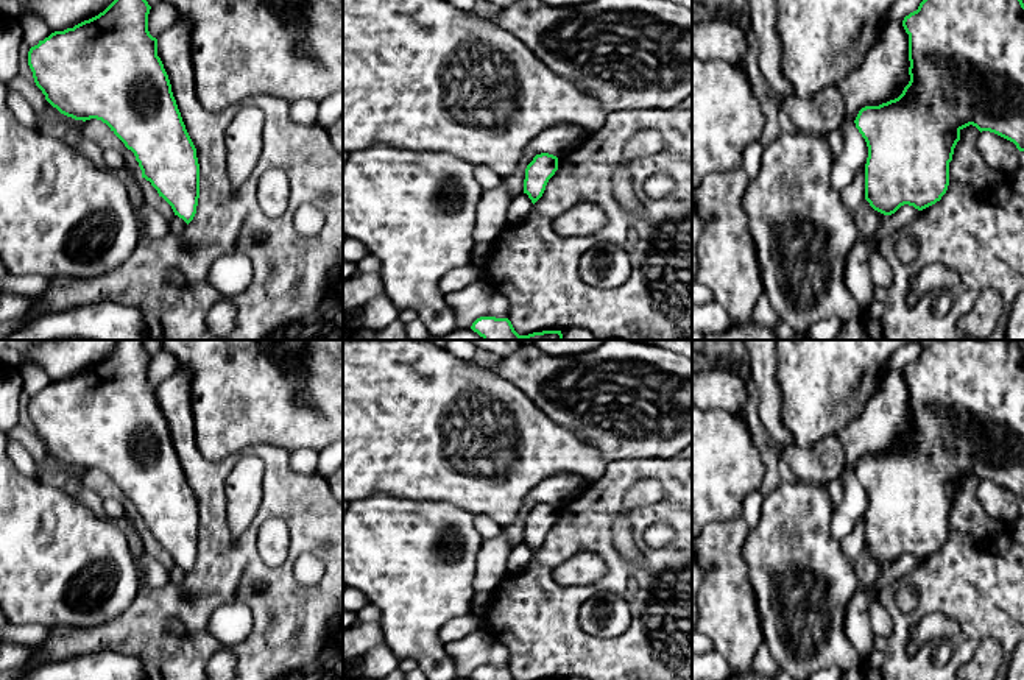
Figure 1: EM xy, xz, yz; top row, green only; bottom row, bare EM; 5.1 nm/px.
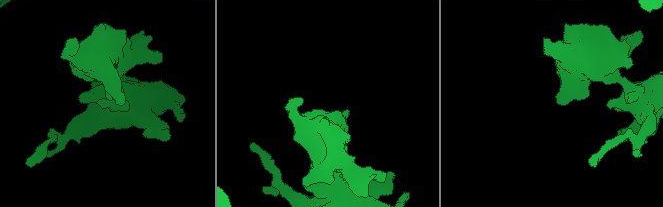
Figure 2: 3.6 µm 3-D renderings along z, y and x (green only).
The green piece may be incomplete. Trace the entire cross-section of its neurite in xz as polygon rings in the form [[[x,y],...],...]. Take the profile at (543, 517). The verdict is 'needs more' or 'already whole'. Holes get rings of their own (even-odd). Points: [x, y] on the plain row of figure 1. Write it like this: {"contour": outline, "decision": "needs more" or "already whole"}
{"contour": [[[541,502],[525,518],[524,543],[535,554],[544,543],[549,529],[558,519],[558,507],[549,502]]], "decision": "already whole"}

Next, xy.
{"contour": [[[117,340],[115,349],[98,365],[73,377],[55,381],[31,396],[28,415],[45,449],[61,463],[106,473],[134,502],[142,527],[189,574],[200,547],[200,513],[168,424],[157,406],[157,388],[148,381],[150,359],[145,340]]], "decision": "already whole"}

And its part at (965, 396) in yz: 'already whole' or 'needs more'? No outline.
already whole

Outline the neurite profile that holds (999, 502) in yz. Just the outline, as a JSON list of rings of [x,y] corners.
[[[982,480],[977,487],[976,498],[983,510],[1004,522],[1013,524],[1019,518],[1016,494],[994,482]]]

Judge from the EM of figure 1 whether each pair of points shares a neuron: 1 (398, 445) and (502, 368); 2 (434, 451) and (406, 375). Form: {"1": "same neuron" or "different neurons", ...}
{"1": "different neurons", "2": "same neuron"}

